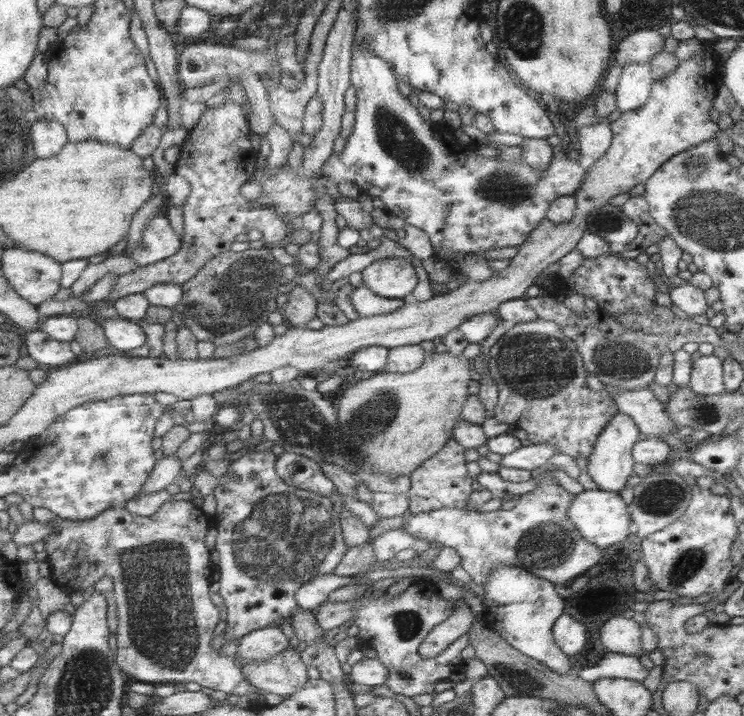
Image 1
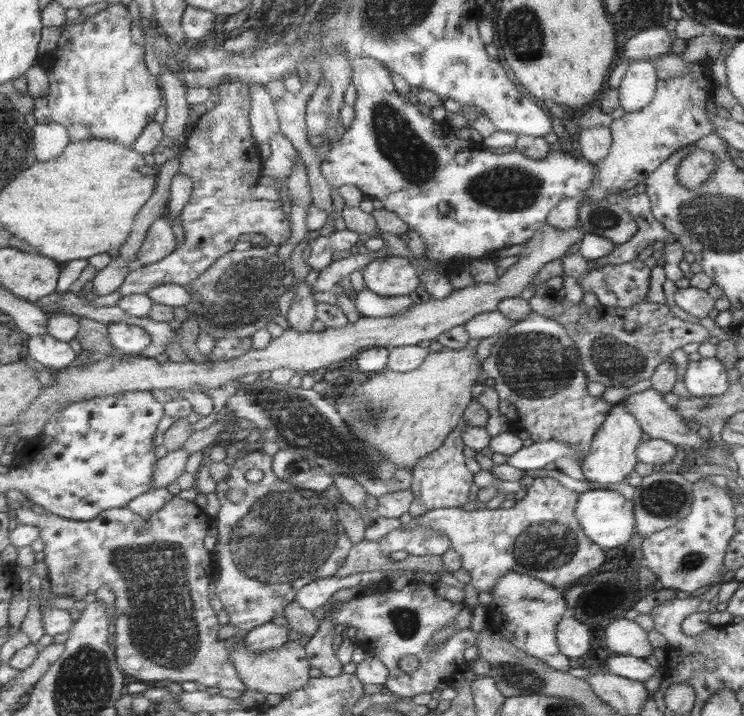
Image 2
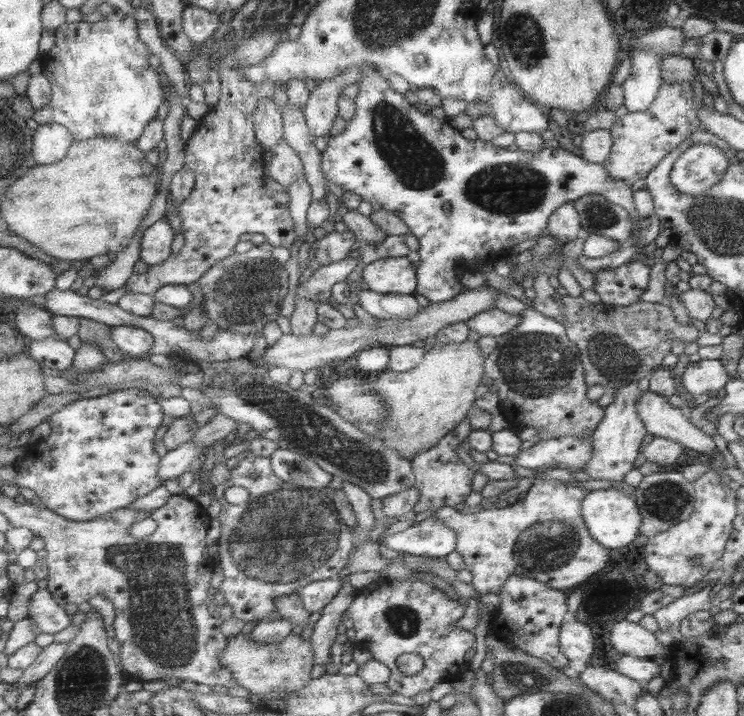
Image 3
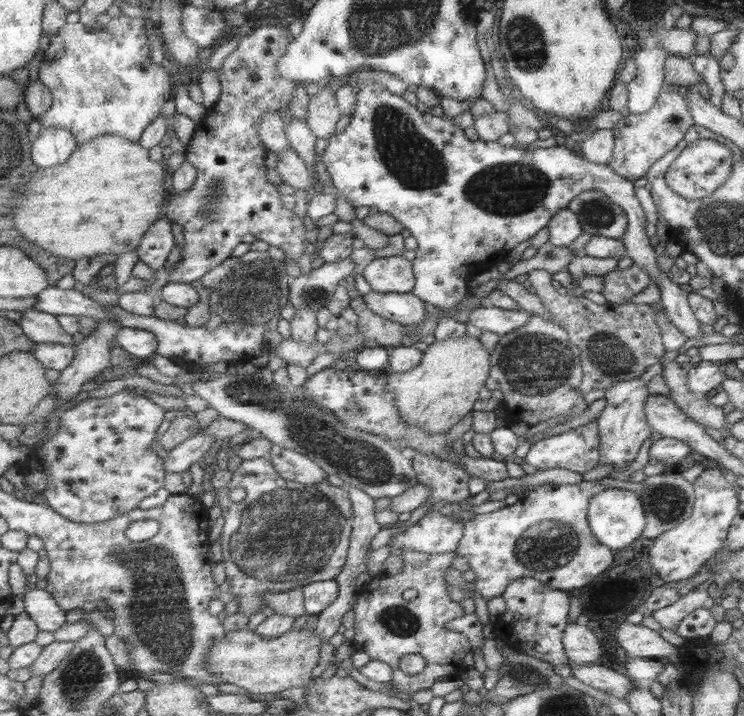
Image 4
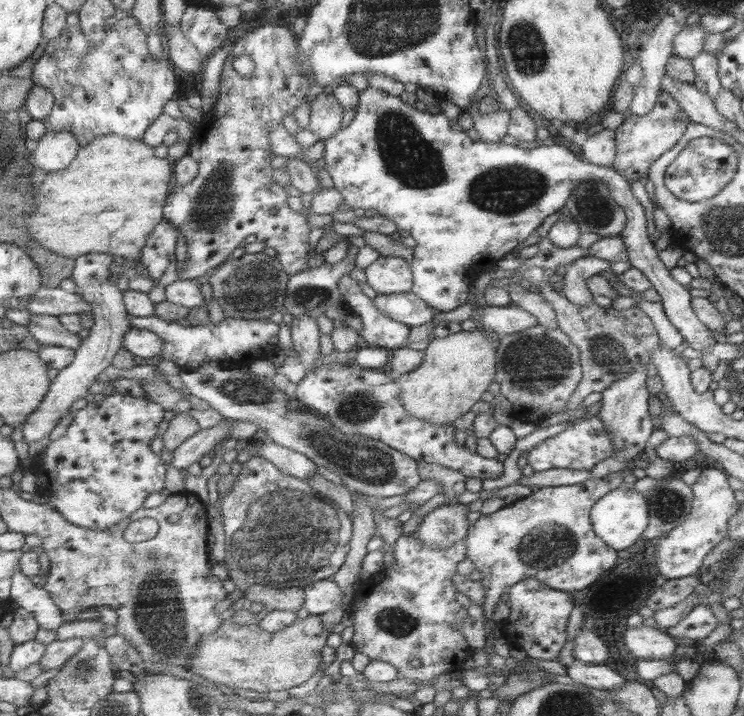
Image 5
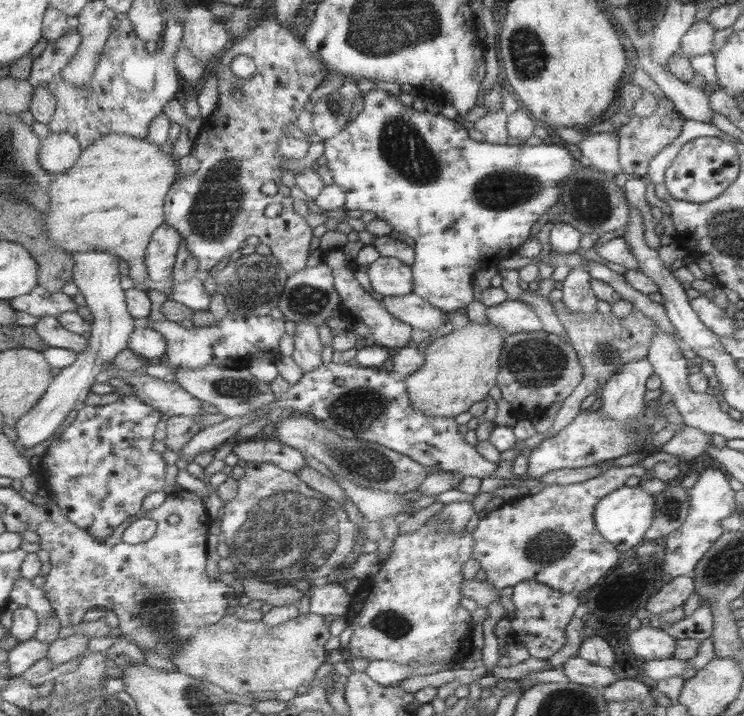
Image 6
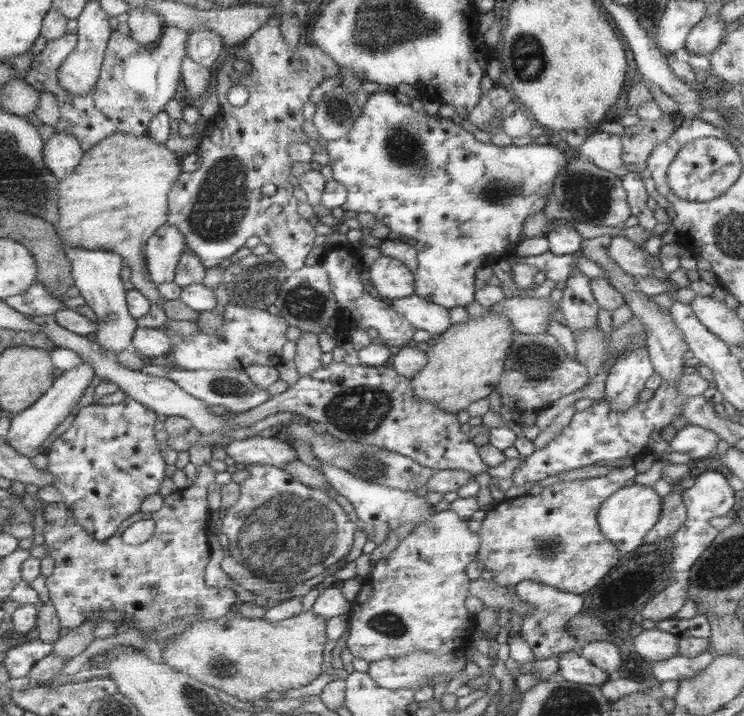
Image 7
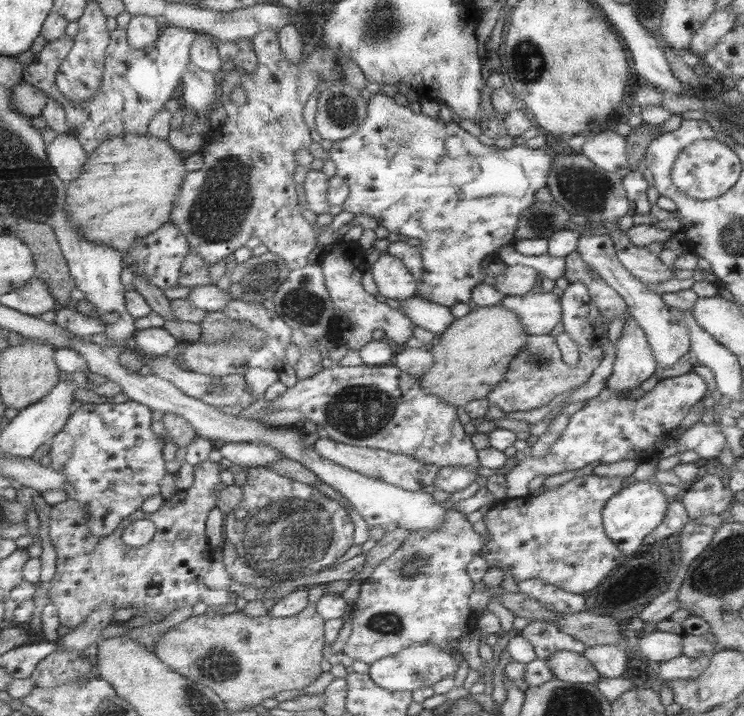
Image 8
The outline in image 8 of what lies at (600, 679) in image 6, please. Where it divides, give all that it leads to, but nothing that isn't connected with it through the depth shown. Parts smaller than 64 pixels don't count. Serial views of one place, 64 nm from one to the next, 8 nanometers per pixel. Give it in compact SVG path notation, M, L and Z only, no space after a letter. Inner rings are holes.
M571 651L553 652L546 659L552 677L565 683L597 683L600 675L582 655Z

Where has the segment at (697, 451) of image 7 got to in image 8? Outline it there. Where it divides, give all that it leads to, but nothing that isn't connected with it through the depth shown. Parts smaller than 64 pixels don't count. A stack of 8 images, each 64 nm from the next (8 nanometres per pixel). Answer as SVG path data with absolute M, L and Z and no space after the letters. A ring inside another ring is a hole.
M699 420L677 438L677 446L693 450L700 461L717 457L726 442L723 432L719 432L719 423L702 424Z

